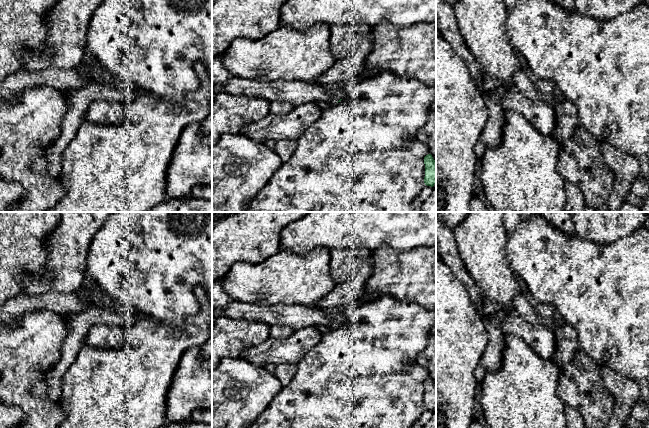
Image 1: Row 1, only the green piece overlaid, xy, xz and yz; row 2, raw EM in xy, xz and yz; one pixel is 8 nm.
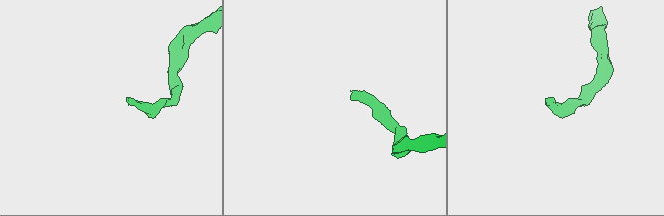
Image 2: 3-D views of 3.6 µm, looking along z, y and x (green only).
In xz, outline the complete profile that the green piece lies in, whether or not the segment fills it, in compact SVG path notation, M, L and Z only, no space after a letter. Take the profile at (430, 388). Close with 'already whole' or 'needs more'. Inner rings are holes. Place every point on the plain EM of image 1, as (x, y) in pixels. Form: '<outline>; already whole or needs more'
M431 378L424 381L425 388L425 401L424 407L427 410L433 411L436 407L436 385L433 383Z; already whole

